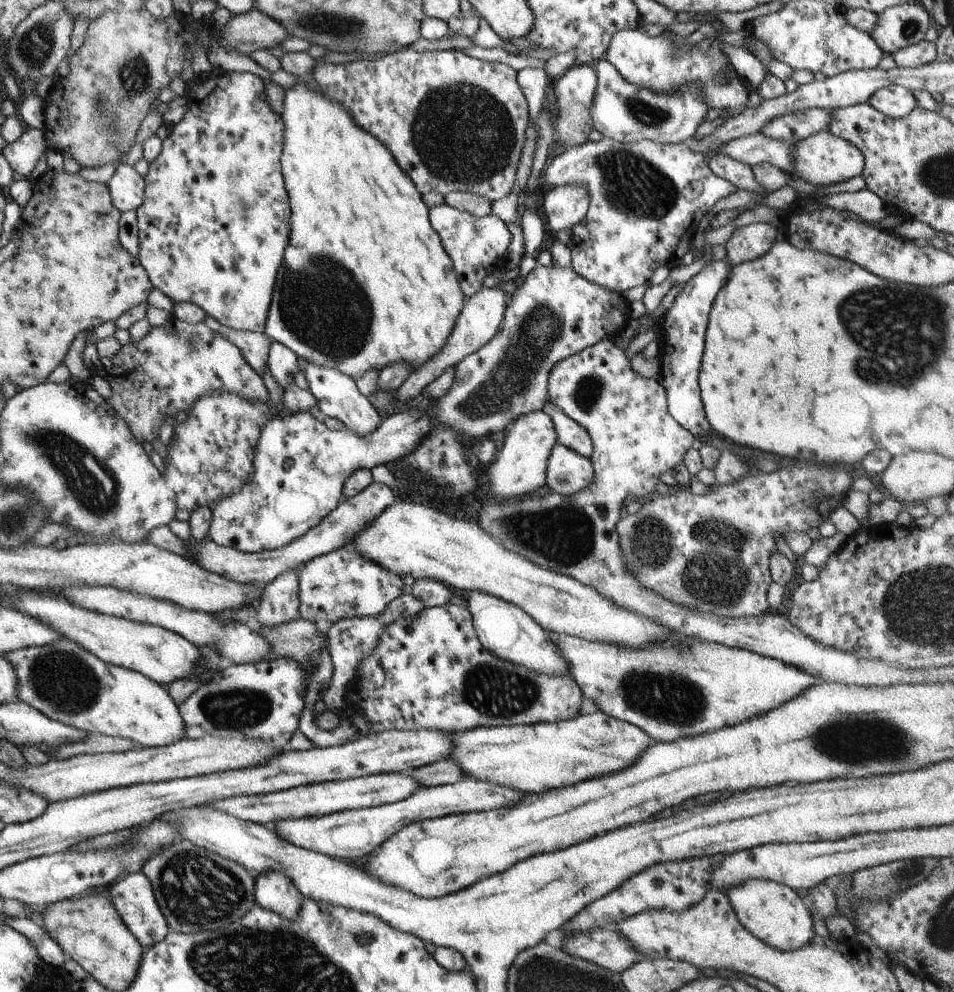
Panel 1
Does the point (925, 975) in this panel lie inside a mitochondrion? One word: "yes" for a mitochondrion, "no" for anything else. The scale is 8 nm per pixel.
no

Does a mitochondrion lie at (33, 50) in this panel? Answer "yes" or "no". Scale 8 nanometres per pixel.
yes

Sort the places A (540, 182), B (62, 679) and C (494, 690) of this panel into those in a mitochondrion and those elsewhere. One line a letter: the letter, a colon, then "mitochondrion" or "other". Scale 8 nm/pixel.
A: other
B: mitochondrion
C: mitochondrion

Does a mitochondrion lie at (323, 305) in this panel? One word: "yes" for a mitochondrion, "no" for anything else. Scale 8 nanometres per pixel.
yes

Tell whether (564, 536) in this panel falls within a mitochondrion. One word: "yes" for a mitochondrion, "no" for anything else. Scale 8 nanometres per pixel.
yes

